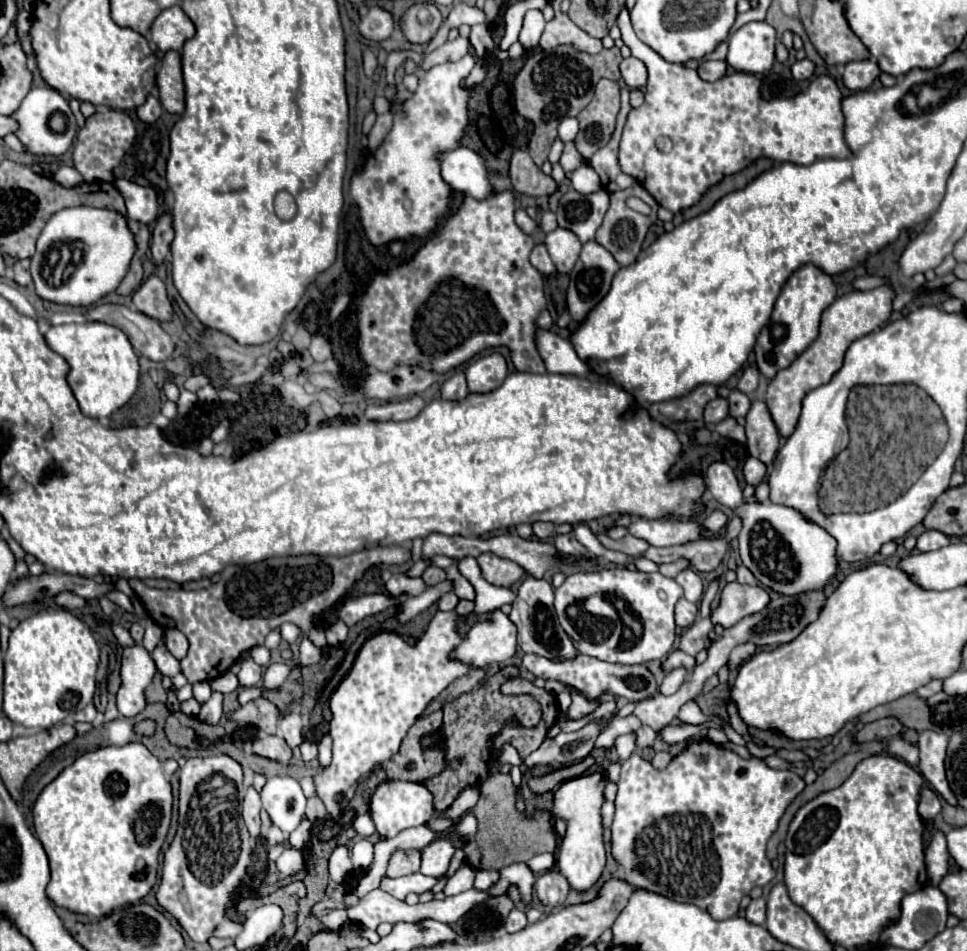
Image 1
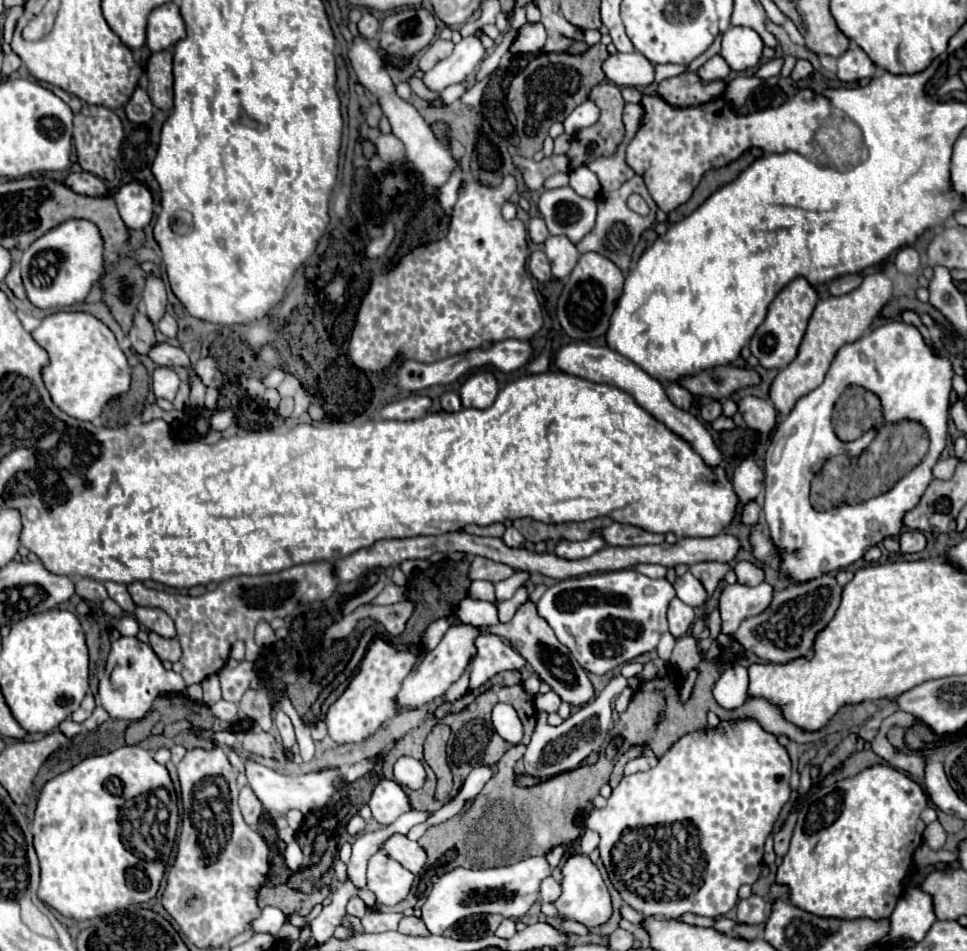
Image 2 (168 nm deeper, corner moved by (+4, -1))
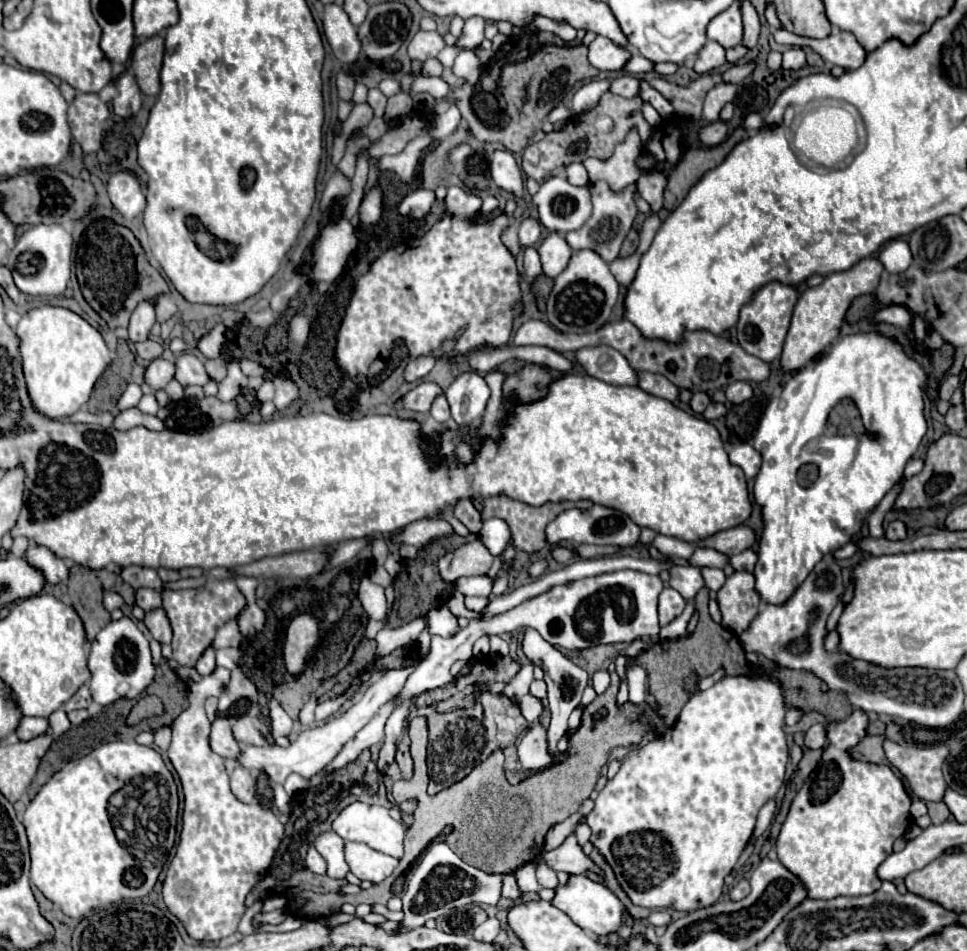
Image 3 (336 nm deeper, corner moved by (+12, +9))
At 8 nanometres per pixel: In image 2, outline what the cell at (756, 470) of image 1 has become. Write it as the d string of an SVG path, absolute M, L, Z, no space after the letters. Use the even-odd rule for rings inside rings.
M743 459L733 473L733 487L739 497L739 503L755 499L763 491L763 471L753 459Z

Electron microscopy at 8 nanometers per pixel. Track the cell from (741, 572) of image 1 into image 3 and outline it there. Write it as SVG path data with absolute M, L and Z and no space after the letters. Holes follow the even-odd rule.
M747 549L747 551L739 553L739 555L733 555L729 563L733 565L735 571L749 571L751 573L753 567L755 567L755 563L757 563L757 553L751 551L751 549Z

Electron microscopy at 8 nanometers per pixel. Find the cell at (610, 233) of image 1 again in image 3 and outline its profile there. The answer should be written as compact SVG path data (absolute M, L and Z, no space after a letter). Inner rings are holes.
M597 181L591 185L591 195L593 195L593 215L591 219L577 231L571 231L565 235L567 243L571 245L571 249L579 251L579 249L591 249L597 255L601 255L603 261L611 263L613 259L617 259L619 255L619 247L623 243L623 239L627 237L633 219L637 215L637 207L633 201L633 193L635 193L635 185L629 185L623 193L613 193L607 183Z

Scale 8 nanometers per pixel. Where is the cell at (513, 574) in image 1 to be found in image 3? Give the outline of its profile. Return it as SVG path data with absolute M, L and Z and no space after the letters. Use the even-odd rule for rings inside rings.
M477 539L461 545L459 549L445 553L439 559L439 573L443 581L455 583L463 575L485 575L493 563L489 549Z

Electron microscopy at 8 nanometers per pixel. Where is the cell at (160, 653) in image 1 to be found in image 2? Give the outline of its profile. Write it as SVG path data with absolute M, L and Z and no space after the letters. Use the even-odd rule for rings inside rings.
M149 633L149 647L155 651L155 655L161 659L161 661L179 661L181 657L181 647L177 643L177 639L163 639L161 635L157 633Z

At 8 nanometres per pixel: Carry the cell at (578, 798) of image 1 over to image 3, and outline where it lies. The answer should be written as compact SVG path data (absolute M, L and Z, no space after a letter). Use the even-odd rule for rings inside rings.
M571 875L565 887L555 889L555 899L551 901L557 909L567 913L579 927L595 935L617 933L623 927L623 903L601 883L593 883L585 875Z

